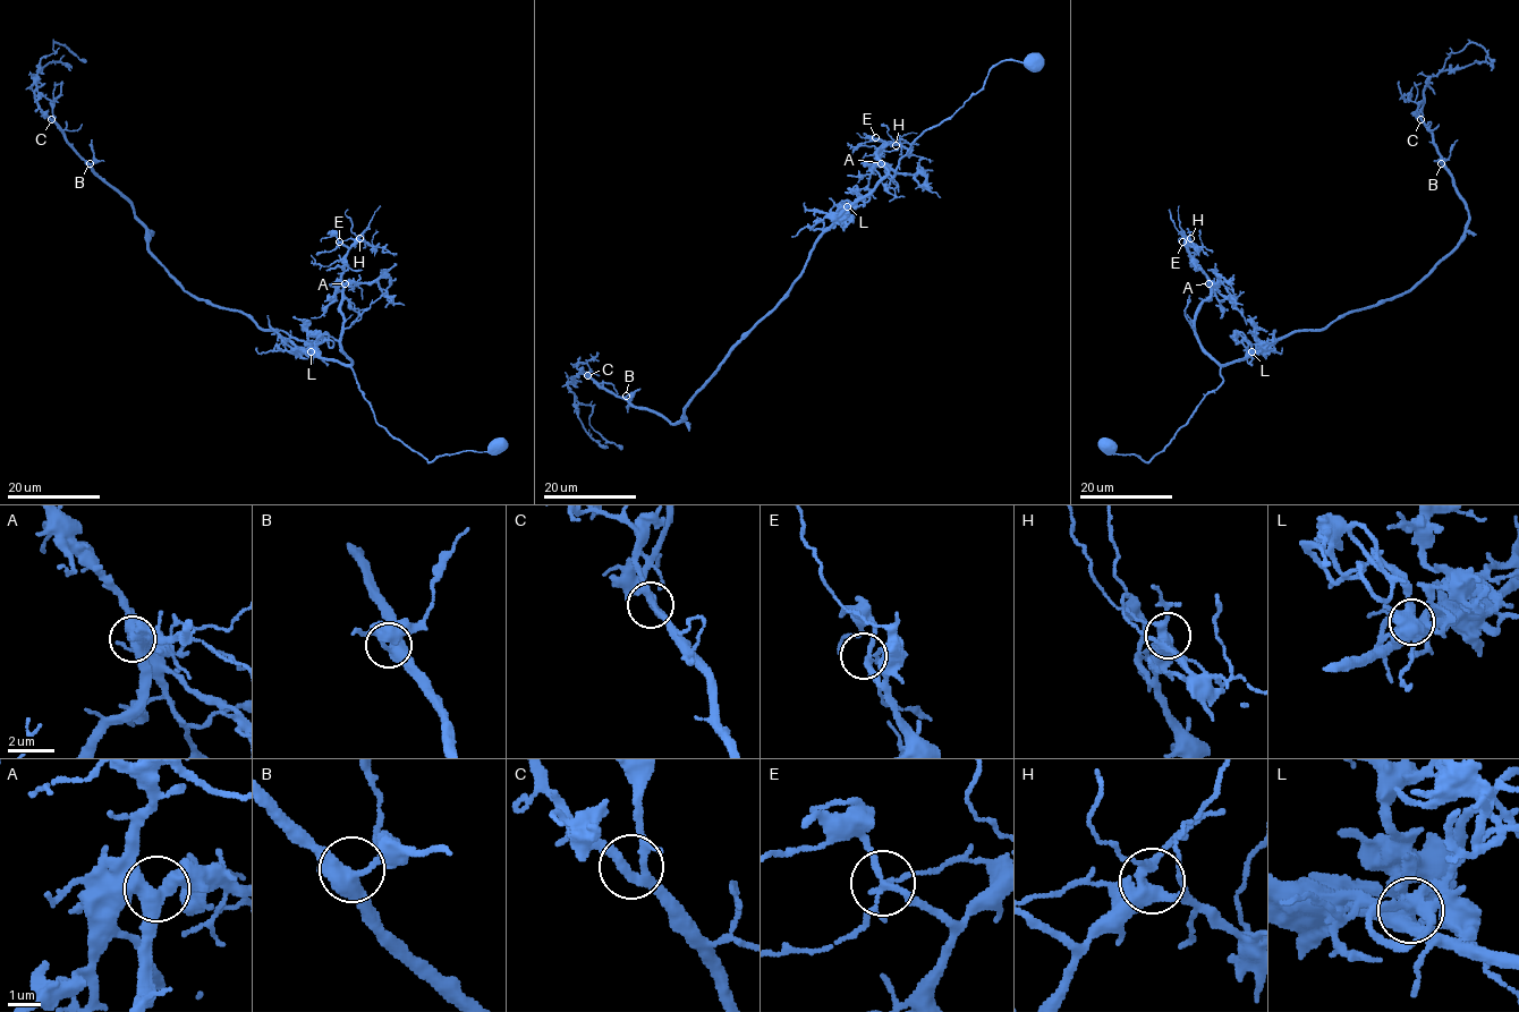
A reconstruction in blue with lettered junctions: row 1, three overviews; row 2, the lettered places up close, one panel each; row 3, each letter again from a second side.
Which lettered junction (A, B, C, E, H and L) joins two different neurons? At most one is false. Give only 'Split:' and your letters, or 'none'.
Split: none

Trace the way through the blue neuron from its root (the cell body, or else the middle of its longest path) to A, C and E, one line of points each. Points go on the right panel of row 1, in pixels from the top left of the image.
A: (1106, 443), (1105, 451), (1148, 461), (1222, 382), (1220, 365), (1195, 328), (1208, 283)
C: (1106, 443), (1105, 451), (1148, 461), (1222, 382), (1222, 367), (1407, 292), (1458, 244), (1468, 207), (1420, 119)
E: (1106, 443), (1105, 451), (1148, 461), (1223, 380), (1195, 328), (1210, 281), (1182, 241)

